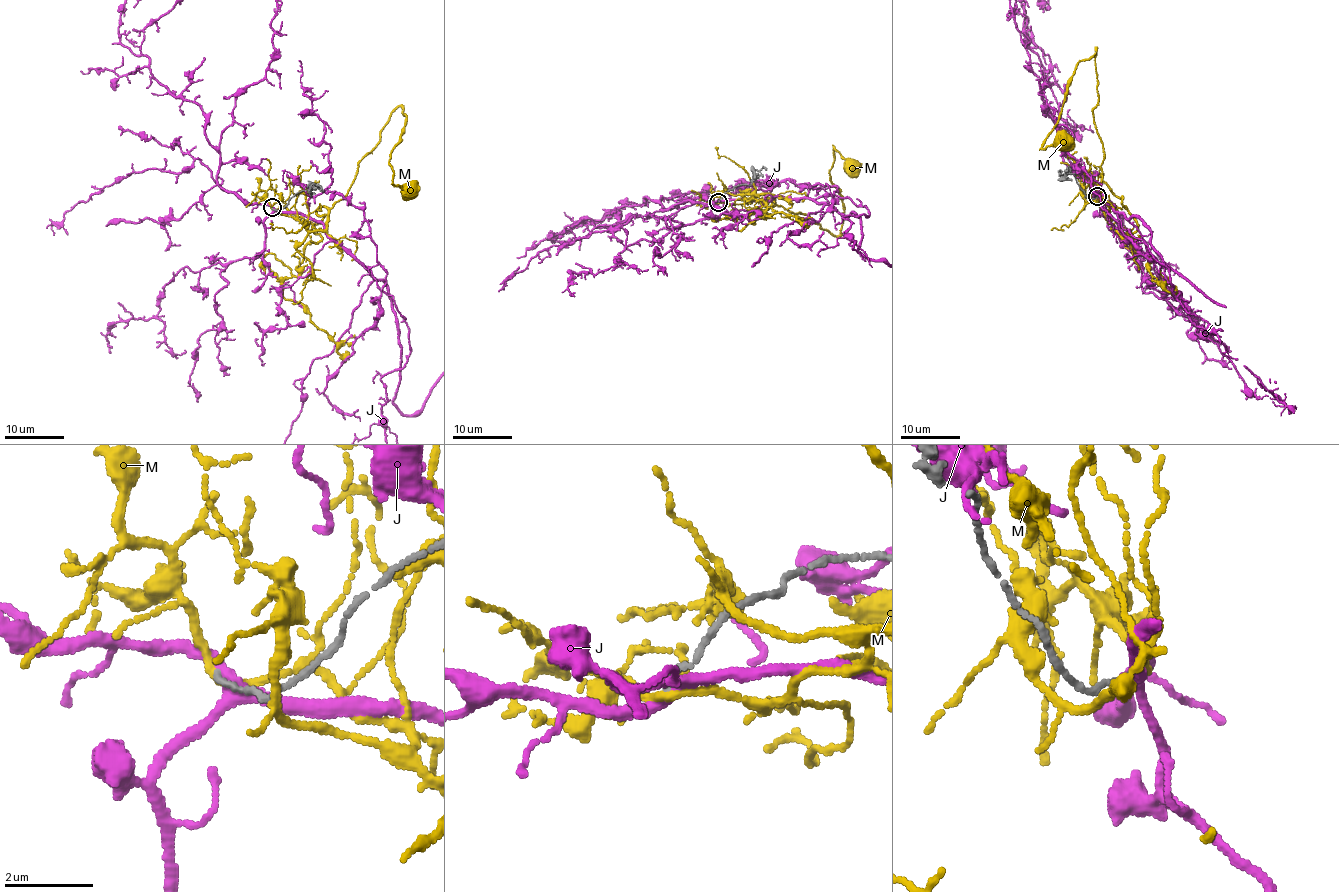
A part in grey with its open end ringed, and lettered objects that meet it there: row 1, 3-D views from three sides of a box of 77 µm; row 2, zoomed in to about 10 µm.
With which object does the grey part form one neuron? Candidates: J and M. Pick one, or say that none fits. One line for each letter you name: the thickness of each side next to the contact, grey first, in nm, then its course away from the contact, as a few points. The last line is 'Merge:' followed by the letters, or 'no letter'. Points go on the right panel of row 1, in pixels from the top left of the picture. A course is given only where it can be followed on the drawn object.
Merge: no letter

